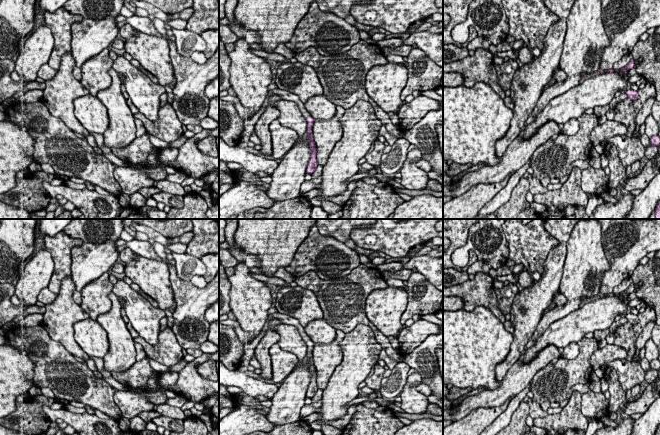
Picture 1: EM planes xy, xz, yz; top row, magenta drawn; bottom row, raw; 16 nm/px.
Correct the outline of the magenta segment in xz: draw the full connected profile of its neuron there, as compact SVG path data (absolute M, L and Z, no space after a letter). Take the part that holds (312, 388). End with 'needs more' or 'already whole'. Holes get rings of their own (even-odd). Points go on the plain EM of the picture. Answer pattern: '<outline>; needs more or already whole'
M278 311L274 312L273 314L270 314L267 318L266 323L265 323L263 329L261 330L259 336L256 337L250 344L247 343L245 345L244 354L241 358L240 367L247 367L249 365L251 358L254 356L254 350L255 350L256 346L258 345L260 340L264 337L264 335L268 329L268 323L273 318L280 320L281 323L288 324L288 325L294 325L298 329L303 341L307 345L307 357L308 357L307 363L308 363L309 370L311 373L311 381L307 388L306 397L312 398L318 390L317 383L316 383L317 373L316 373L316 368L315 368L313 358L312 358L312 350L313 350L315 343L310 340L310 338L308 337L308 335L306 334L306 332L304 330L304 327L301 326L299 321L293 317L290 317L285 314L281 314Z; needs more

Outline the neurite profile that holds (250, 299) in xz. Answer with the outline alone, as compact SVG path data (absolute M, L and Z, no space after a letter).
M239 262L235 266L234 273L228 276L228 281L231 285L229 292L231 311L244 330L248 344L250 344L259 336L269 316L268 310L273 303L272 292L264 282L252 276L250 268L244 262Z

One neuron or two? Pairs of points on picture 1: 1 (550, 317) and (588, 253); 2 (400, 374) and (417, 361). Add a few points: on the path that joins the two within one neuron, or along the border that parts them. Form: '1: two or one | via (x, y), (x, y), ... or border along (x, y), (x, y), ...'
1: one | via (567, 306), (573, 300), (573, 286), (583, 270)
2: two | border along (403, 360), (410, 367)

